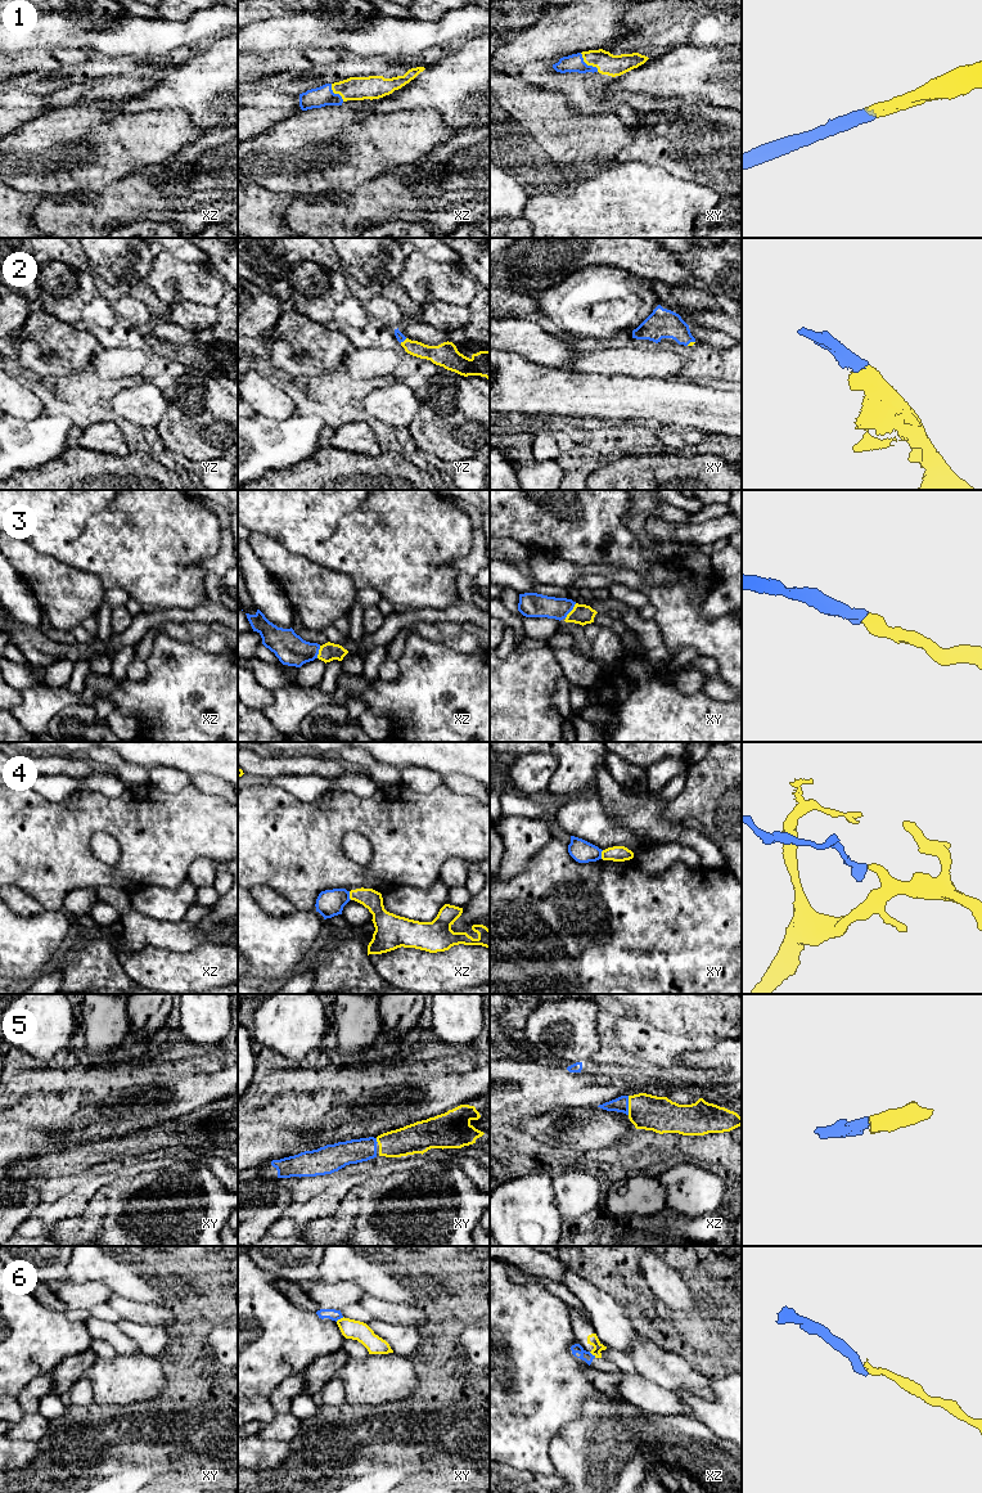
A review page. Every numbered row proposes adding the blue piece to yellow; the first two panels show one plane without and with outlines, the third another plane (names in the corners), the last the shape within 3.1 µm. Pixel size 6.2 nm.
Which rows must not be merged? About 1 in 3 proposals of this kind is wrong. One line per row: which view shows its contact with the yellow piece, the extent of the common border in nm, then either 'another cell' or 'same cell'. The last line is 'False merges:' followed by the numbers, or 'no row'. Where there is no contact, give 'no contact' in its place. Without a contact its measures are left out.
1: xy | 170 nm | same cell
2: xy | 60 nm | same cell
3: xy | 120 nm | same cell
4: xz | 60 nm | another cell
5: xz | 120 nm | same cell
6: xy | 60 nm | another cell
False merges: 4, 6

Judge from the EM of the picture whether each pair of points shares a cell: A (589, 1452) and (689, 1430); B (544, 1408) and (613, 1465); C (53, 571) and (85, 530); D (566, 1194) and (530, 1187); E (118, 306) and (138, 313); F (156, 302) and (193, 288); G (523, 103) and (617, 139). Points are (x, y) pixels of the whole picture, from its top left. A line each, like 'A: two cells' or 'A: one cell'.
A: one cell
B: two cells
C: two cells
D: two cells
E: one cell
F: two cells
G: one cell

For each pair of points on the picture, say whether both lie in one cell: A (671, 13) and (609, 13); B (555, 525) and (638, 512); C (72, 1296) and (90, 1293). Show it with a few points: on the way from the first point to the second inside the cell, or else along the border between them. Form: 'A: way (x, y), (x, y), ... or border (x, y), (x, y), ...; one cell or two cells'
A: border (624, 13), (624, 31), (627, 36); two cells
B: border (629, 503), (622, 522), (640, 540); two cells
C: way (76, 1295), (86, 1295); one cell

